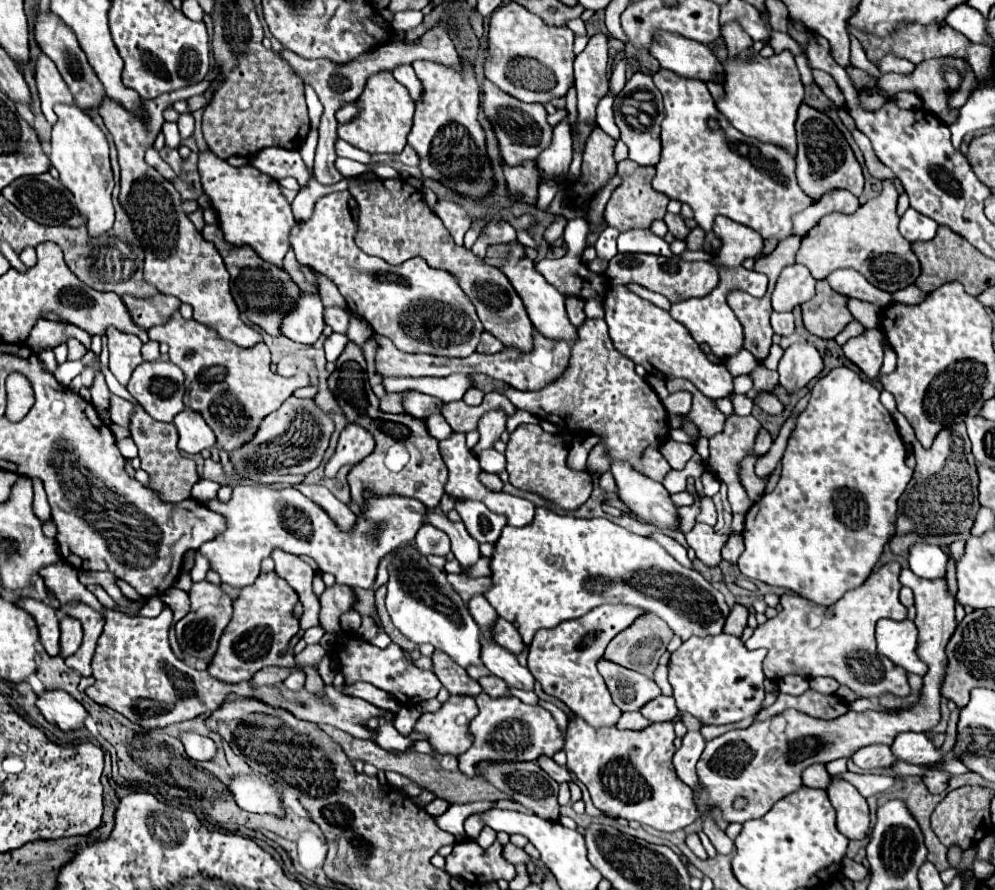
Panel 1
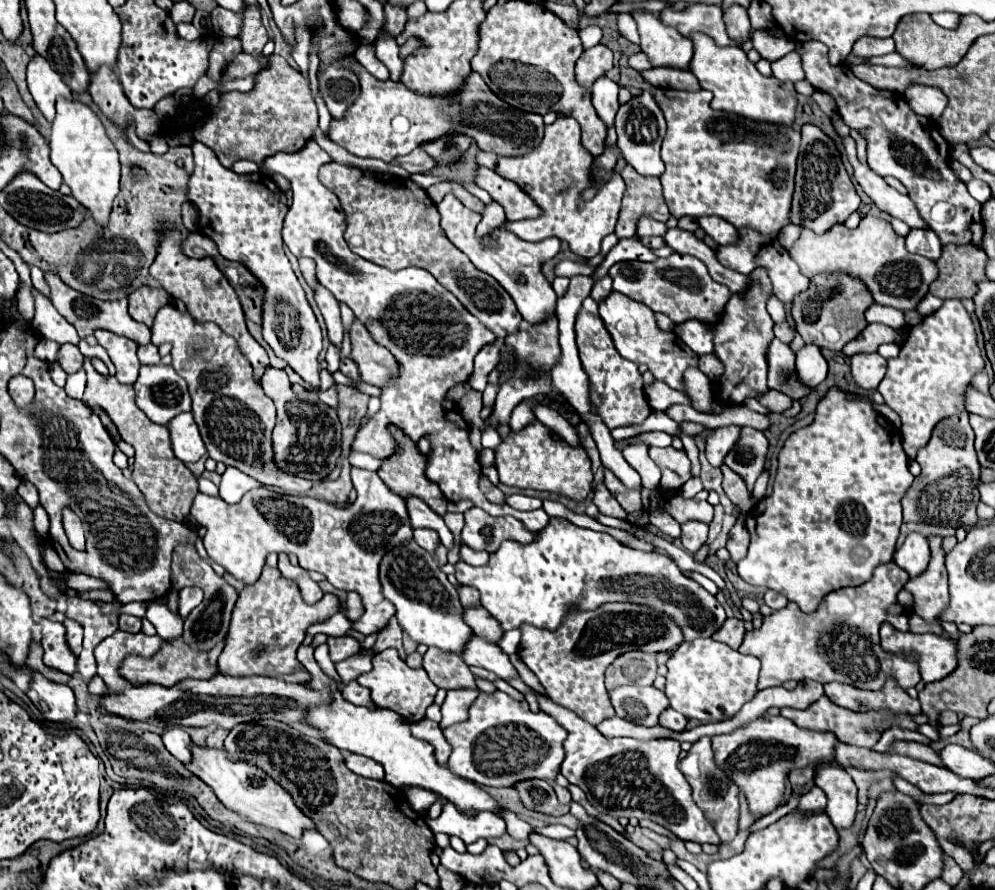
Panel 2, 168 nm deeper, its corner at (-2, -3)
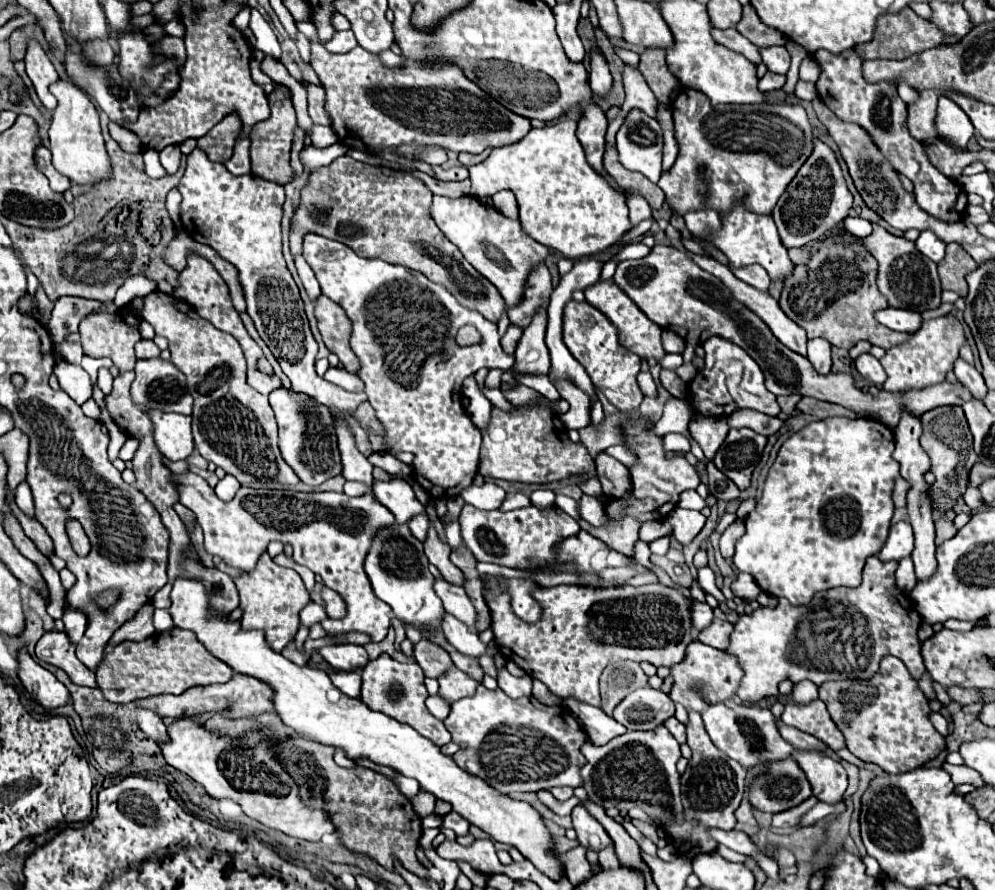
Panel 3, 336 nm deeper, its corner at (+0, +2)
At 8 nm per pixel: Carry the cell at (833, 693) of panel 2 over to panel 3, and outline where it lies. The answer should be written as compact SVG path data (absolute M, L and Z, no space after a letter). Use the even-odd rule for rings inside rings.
M886 656L880 662L880 670L870 680L844 680L844 682L826 682L820 686L820 700L828 706L832 720L838 724L846 738L848 750L860 760L874 762L890 774L902 774L922 766L926 760L934 758L940 750L944 750L944 738L934 730L928 720L930 706L924 692L918 688L918 682L910 676L908 668L902 660L894 656Z

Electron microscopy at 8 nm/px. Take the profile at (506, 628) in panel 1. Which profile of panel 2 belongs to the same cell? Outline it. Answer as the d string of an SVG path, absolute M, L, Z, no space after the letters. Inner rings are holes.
M466 607L462 619L474 631L474 635L484 637L486 641L496 643L502 637L500 625L496 625L496 619L492 619L492 615L484 611L484 607Z

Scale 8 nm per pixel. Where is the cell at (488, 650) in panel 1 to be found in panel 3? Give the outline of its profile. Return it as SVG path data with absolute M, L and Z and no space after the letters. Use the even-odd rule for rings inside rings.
M446 614L446 618L442 620L442 630L446 640L462 654L470 656L470 658L480 658L486 654L486 644L480 642L476 632L470 632L466 624L458 622L458 618Z

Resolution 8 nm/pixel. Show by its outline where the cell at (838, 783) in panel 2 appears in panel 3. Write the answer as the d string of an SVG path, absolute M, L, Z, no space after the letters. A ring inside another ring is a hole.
M796 750L792 756L806 772L808 782L812 786L812 794L818 800L826 804L838 804L842 800L848 788L848 780L846 780L846 770L838 760L826 754L802 752L802 750Z

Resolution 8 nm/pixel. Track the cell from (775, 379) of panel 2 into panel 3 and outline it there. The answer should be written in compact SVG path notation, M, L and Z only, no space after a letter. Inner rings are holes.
M654 246L652 252L640 260L624 260L618 262L616 274L612 278L632 300L634 304L658 326L672 330L680 334L686 340L684 350L684 364L692 362L694 348L700 346L710 336L722 336L740 348L744 348L762 368L766 378L766 388L780 394L800 394L810 396L816 400L826 400L840 404L854 412L868 412L876 414L880 422L886 426L896 426L900 420L902 408L906 408L912 414L924 414L932 408L946 406L946 404L958 404L962 406L972 396L962 384L948 384L942 382L938 386L928 386L922 390L908 390L902 394L890 394L880 390L880 394L864 394L854 386L854 378L850 374L826 374L820 376L808 362L806 356L794 354L790 348L786 348L772 332L770 328L744 304L732 298L728 288L714 278L712 274L704 272L700 266L696 266L684 252L674 250L674 246Z

